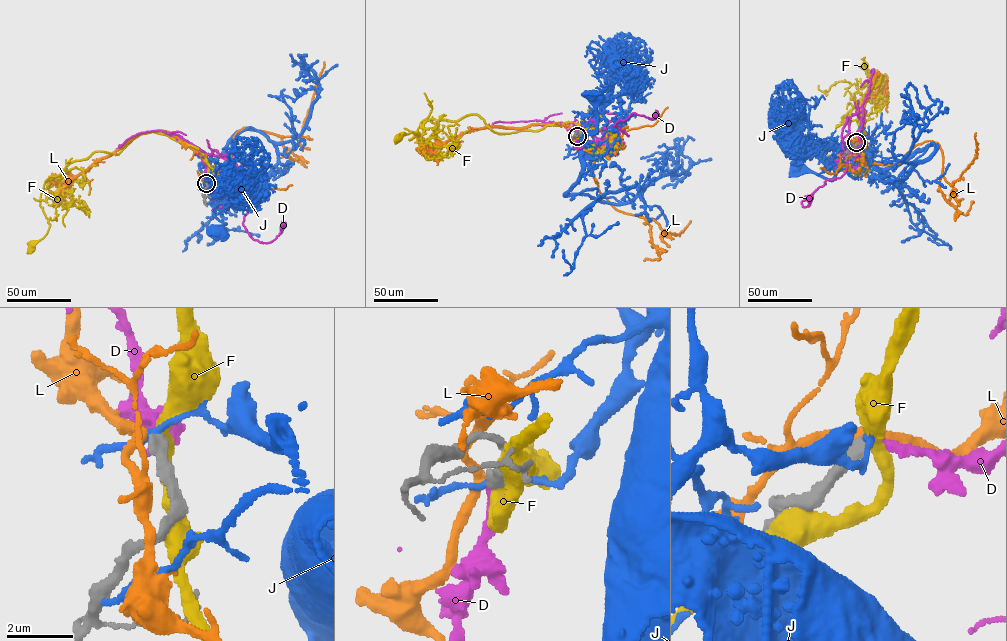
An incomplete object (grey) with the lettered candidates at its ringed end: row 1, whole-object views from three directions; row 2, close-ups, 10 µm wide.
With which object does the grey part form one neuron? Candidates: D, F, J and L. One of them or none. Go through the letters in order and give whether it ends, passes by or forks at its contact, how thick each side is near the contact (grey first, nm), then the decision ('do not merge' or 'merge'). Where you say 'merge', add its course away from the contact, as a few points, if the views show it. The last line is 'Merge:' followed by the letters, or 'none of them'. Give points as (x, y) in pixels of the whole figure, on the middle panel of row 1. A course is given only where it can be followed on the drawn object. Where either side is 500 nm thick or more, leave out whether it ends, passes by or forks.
D: it ends; calibres 420 and 240 nm; merge; course (577, 136), (576, 141), (576, 129), (602, 129), (616, 118), (628, 136), (616, 122), (633, 113), (655, 115)
F: it passes by; calibres 400 and 380 nm; do not merge
J: it passes by; calibres 420 and 160 nm; do not merge
L: it passes by; calibres 400 and 260 nm; do not merge
Merge: D

